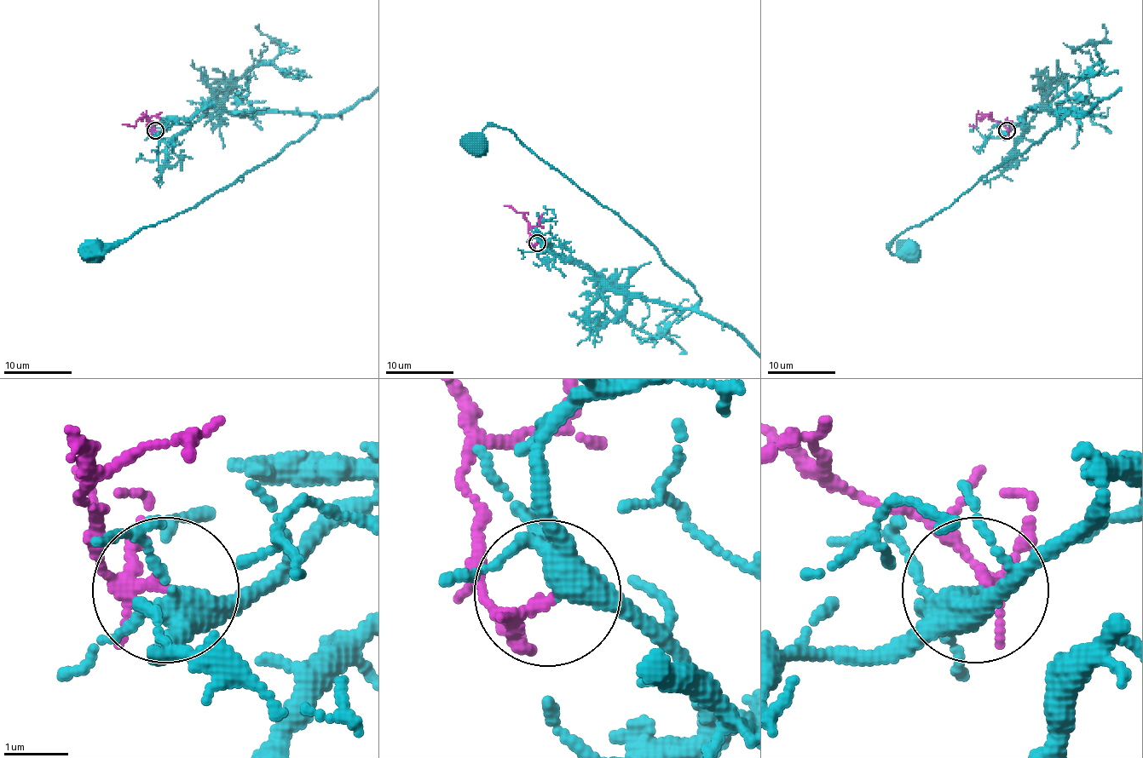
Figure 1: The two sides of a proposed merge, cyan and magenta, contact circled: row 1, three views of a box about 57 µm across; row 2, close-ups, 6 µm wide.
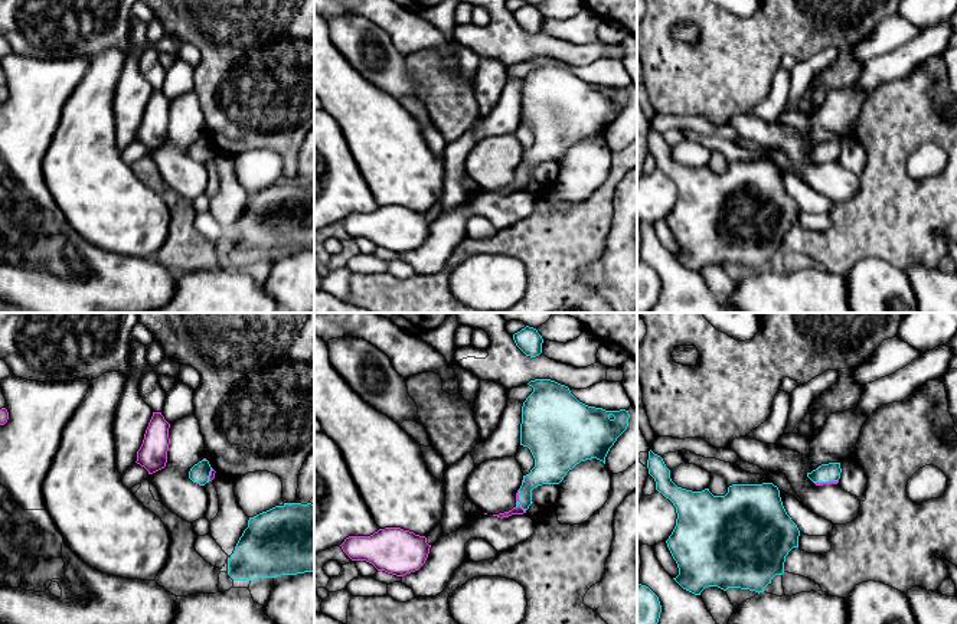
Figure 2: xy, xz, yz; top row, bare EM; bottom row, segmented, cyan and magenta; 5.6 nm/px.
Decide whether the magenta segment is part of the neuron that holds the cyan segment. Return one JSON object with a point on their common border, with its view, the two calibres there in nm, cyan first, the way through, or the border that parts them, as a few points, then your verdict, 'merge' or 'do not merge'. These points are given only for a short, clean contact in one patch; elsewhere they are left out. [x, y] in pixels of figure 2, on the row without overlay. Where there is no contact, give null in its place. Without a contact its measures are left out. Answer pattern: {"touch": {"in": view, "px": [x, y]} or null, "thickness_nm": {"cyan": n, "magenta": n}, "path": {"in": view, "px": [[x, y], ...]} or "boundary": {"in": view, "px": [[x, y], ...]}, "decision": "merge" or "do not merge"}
{"touch": {"in": "xz", "px": [519, 177]}, "thickness_nm": {"cyan": 180, "magenta": 20}, "path": {"in": "xz", "px": [[549, 144], [525, 167], [519, 177], [518, 167]]}, "decision": "merge"}

